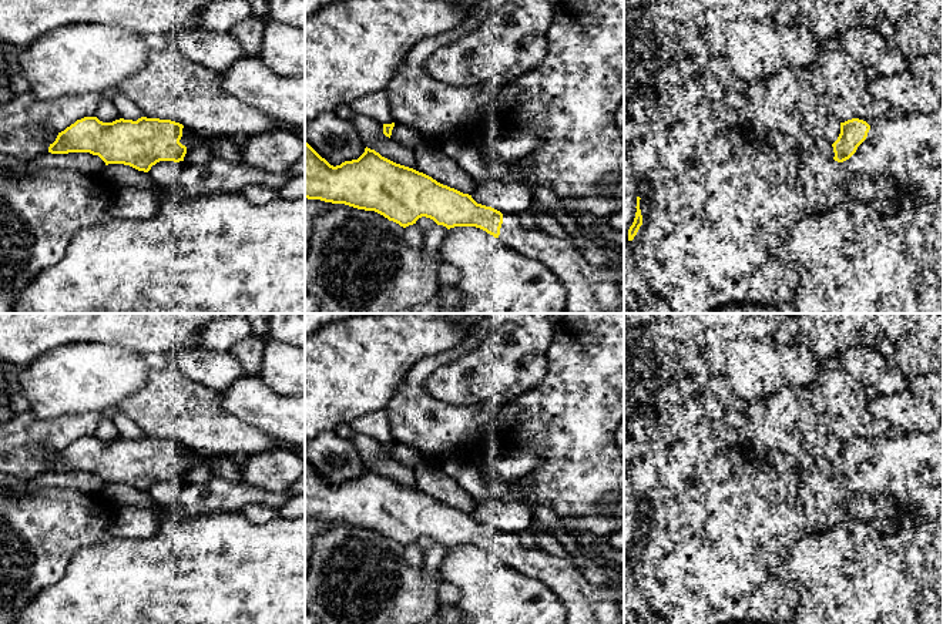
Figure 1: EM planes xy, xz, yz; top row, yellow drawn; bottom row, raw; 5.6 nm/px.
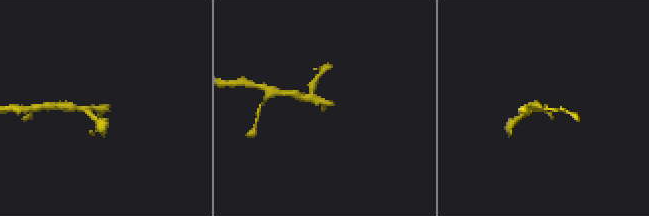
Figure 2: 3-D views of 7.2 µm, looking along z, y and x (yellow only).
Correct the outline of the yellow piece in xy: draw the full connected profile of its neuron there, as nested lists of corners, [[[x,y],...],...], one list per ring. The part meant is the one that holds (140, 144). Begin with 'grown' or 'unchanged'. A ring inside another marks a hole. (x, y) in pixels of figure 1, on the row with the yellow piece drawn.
grown | [[[84,117],[58,132],[56,141],[50,144],[48,152],[90,152],[98,155],[105,165],[124,164],[138,171],[148,172],[160,161],[184,161],[184,157],[194,144],[182,135],[184,125],[171,120],[141,117],[132,120],[115,120],[103,123],[97,117]]]

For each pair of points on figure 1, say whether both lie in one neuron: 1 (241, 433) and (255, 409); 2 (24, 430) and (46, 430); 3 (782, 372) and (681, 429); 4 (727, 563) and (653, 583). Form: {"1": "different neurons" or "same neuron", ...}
{"1": "different neurons", "2": "same neuron", "3": "different neurons", "4": "same neuron"}

